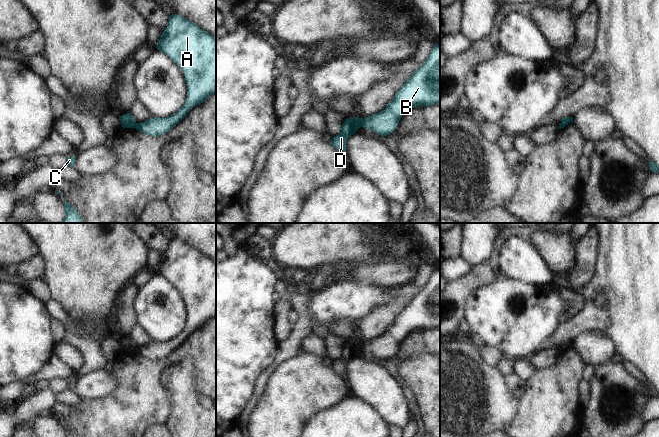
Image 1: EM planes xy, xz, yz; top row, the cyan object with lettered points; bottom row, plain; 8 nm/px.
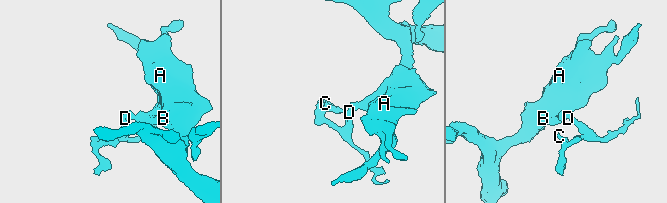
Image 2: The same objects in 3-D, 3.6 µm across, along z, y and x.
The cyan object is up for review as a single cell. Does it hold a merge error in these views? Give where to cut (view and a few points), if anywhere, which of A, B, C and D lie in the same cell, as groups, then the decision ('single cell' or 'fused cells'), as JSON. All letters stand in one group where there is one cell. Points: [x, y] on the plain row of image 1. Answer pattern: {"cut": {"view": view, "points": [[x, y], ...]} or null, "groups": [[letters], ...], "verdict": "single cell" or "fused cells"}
{"cut": {"view": "xz", "points": [[359, 342], [361, 350]]}, "groups": [["A", "B"], ["C", "D"]], "verdict": "fused cells"}

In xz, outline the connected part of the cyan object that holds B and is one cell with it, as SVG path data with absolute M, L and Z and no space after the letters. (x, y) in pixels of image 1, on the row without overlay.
M436 267L423 289L403 308L384 334L360 342L361 351L387 360L397 352L401 341L411 332L439 327L440 268Z

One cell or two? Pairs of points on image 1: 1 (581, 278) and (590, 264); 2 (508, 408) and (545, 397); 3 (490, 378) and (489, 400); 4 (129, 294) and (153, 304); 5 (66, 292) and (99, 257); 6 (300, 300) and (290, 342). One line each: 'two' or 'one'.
1: one
2: two
3: one
4: two
5: one
6: one

